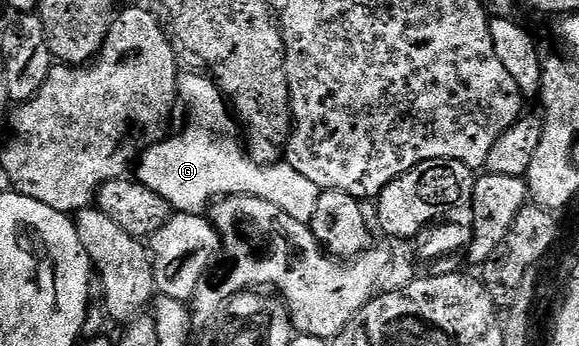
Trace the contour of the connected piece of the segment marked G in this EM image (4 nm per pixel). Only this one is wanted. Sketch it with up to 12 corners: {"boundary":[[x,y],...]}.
{"boundary":[[180,72],[179,135],[142,154],[138,182],[178,214],[259,197],[309,223],[321,188],[245,155],[210,76]]}

